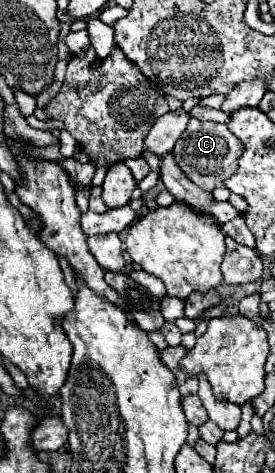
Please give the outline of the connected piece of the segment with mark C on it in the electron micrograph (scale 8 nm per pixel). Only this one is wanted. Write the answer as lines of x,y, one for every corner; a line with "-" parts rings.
190,118
188,128
178,138
174,150
174,160
180,166
180,170
202,190
212,192
214,188
224,188
224,180
236,174
238,170
238,158
242,154
242,144
238,138
224,126
216,122
202,122
196,118

